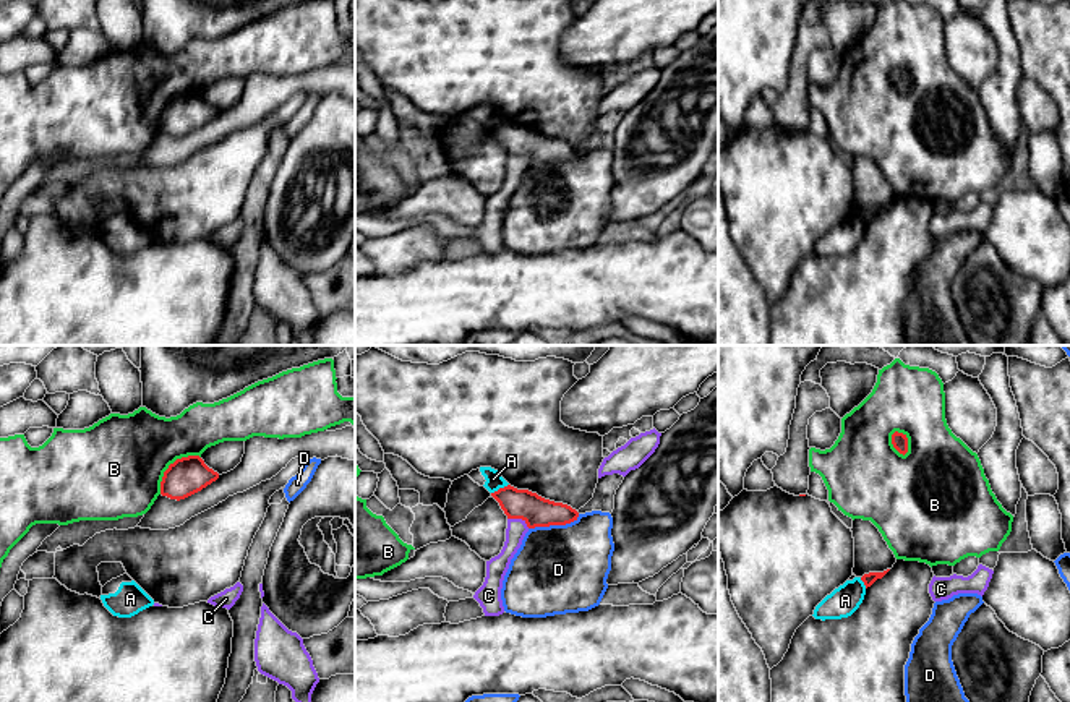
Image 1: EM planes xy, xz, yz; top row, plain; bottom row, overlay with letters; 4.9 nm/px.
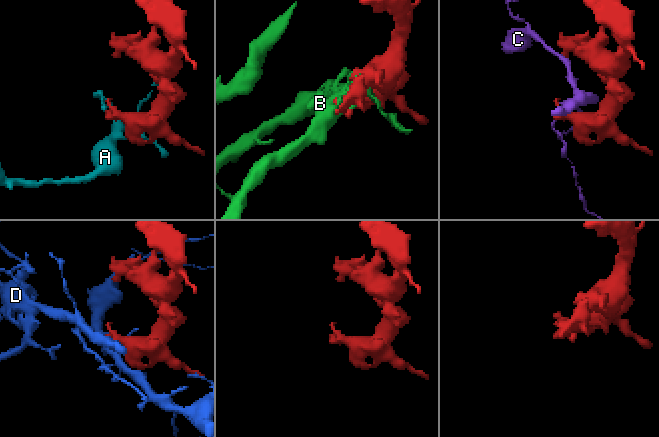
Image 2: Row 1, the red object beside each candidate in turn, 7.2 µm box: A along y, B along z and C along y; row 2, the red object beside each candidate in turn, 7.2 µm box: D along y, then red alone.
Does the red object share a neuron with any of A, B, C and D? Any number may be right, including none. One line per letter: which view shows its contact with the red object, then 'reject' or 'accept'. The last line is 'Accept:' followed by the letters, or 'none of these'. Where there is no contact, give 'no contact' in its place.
A: meets red in xz; reject
B: meets red in xy; reject
C: meets red in xz; reject
D: meets red in xz; reject
Accept: none of these

